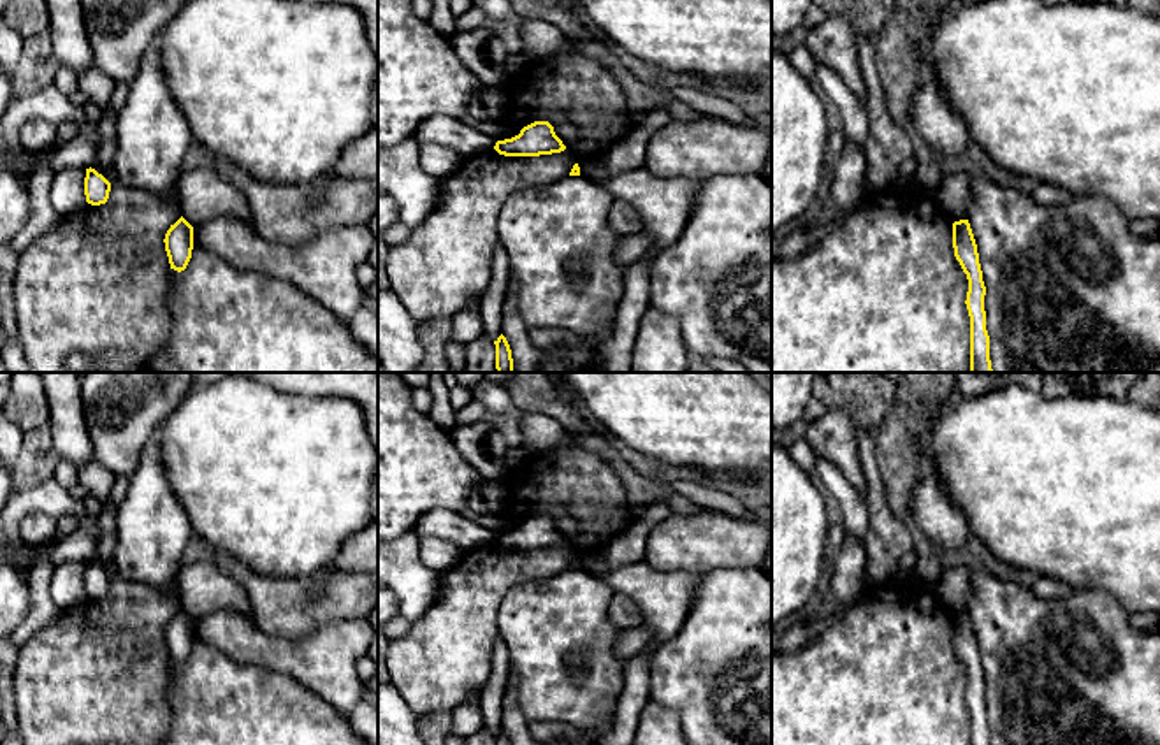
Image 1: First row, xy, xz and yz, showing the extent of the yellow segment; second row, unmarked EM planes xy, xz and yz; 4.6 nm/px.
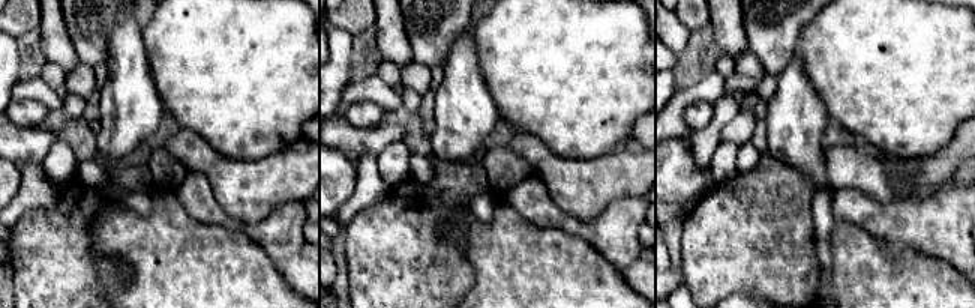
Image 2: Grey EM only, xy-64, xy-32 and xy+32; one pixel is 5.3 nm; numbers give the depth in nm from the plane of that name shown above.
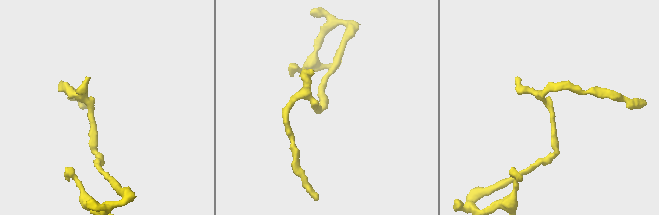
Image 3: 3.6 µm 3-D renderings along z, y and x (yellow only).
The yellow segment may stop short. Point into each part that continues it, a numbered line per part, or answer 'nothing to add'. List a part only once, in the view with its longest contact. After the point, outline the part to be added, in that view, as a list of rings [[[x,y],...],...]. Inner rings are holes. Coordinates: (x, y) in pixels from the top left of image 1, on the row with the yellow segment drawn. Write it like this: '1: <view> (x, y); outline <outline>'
nothing to add

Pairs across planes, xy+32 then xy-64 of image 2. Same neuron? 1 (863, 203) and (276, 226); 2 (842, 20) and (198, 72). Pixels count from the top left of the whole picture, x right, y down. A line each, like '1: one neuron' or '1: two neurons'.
1: one neuron
2: one neuron

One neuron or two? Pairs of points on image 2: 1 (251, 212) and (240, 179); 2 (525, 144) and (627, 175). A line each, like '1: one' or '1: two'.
1: one
2: one

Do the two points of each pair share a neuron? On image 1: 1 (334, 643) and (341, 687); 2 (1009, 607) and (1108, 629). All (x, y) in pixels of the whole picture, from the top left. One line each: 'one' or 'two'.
1: one
2: one

